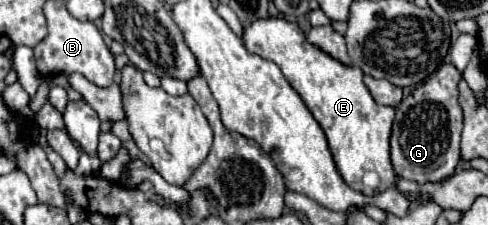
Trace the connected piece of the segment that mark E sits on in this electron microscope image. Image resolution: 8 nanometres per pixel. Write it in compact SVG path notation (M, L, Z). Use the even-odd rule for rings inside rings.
M281 16L253 20L249 26L243 26L243 44L249 54L271 60L281 68L283 76L323 128L337 170L353 190L373 194L395 184L397 174L393 172L389 160L389 136L395 108L377 104L371 98L367 86L363 84L361 68L345 66L321 48L309 44L299 24ZM369 170L371 178L363 178Z

